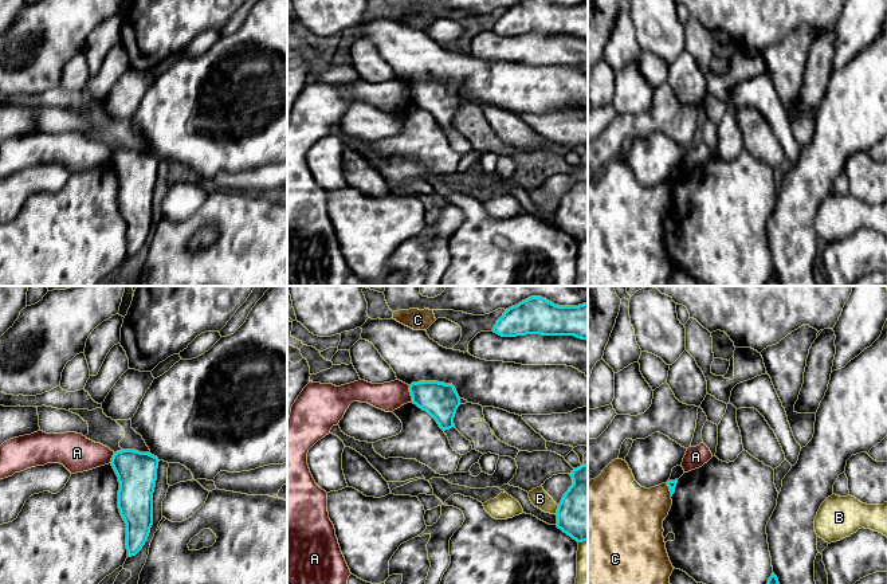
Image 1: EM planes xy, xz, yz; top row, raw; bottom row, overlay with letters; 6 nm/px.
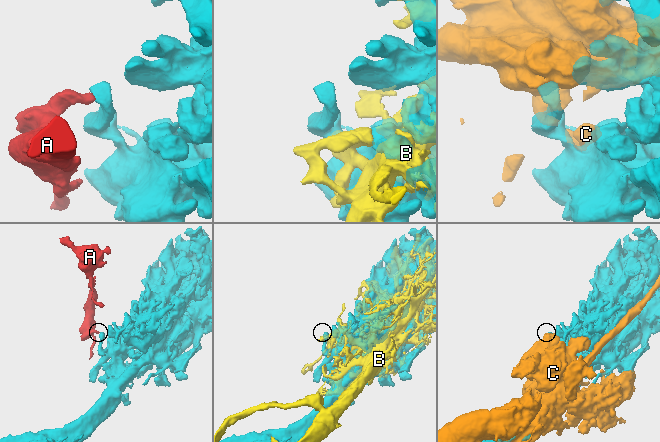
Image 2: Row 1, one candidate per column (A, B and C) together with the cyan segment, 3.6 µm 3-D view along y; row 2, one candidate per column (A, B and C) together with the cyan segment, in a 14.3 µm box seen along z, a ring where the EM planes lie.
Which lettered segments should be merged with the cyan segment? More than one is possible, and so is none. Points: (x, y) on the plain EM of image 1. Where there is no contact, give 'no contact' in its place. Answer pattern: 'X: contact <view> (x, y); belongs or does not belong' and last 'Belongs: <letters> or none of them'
A: contact xz (411, 93); does not belong
B: contact xz (557, 208); does not belong
C: contact yz (670, 189); does not belong
Belongs: none of them

